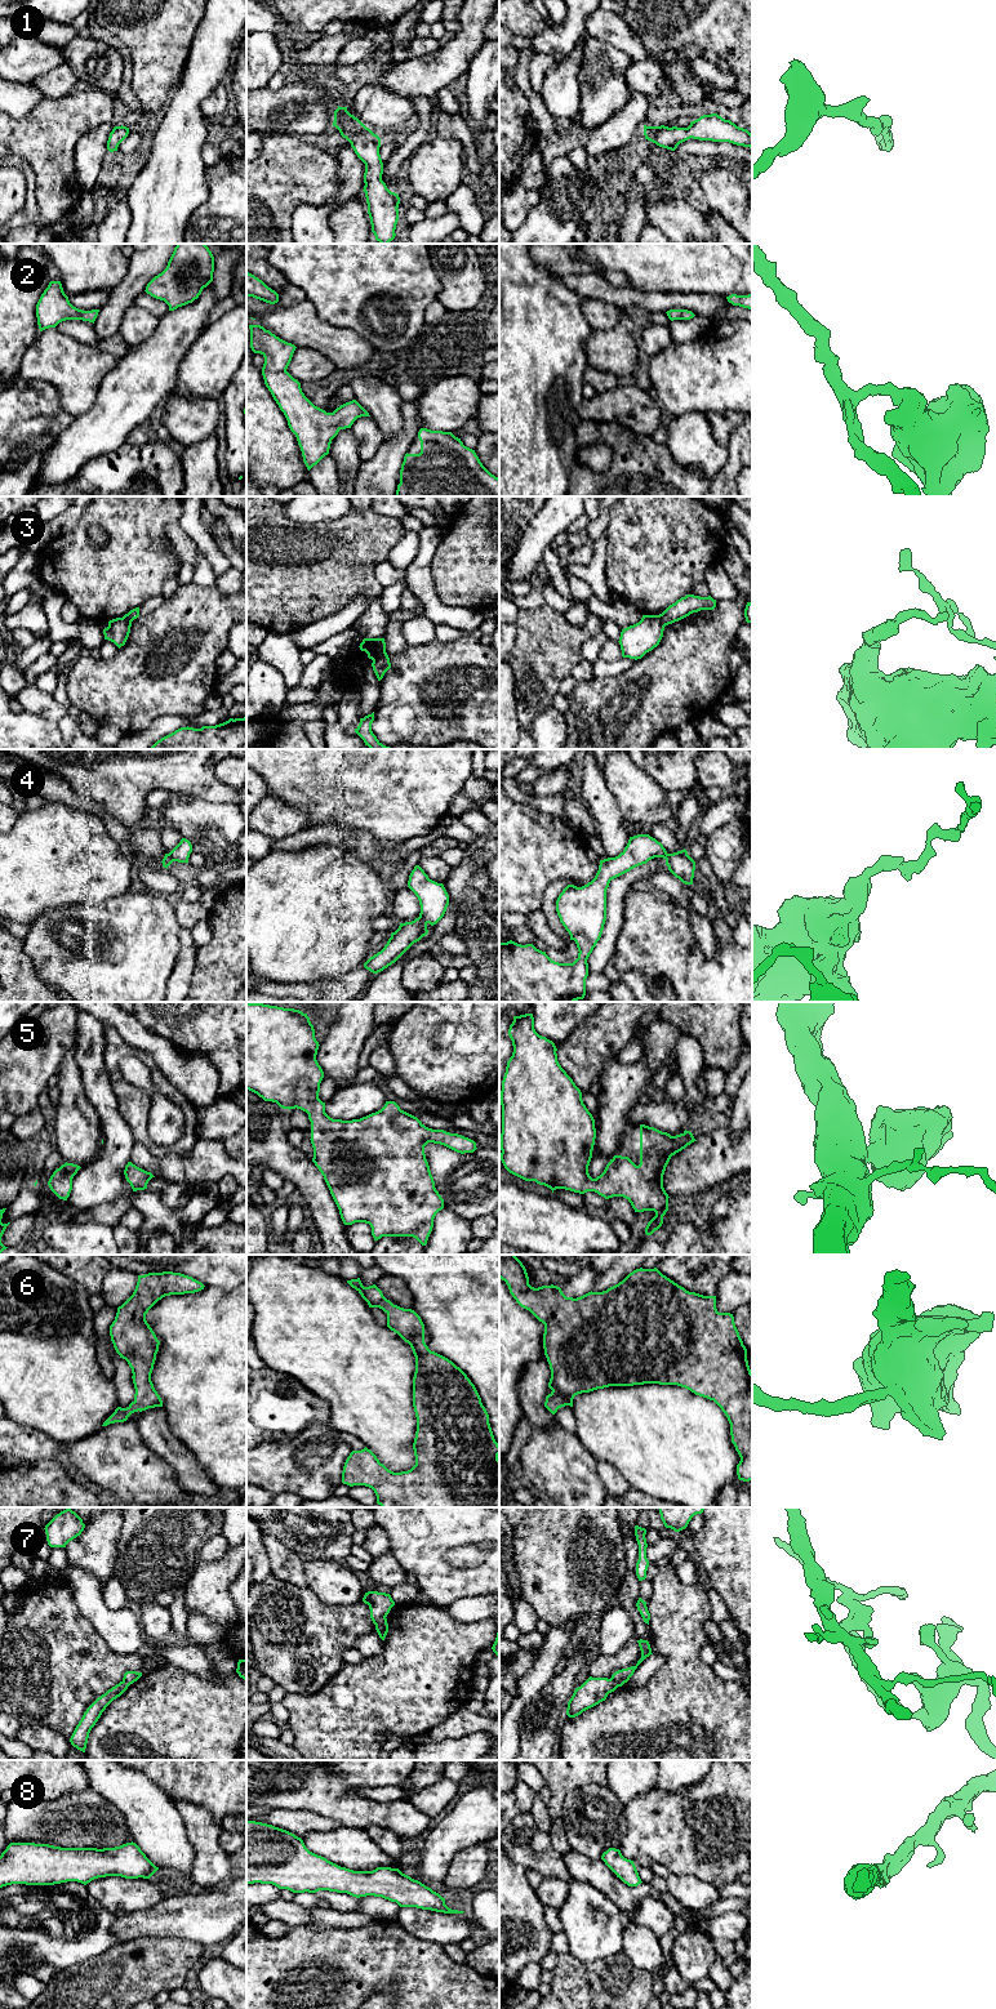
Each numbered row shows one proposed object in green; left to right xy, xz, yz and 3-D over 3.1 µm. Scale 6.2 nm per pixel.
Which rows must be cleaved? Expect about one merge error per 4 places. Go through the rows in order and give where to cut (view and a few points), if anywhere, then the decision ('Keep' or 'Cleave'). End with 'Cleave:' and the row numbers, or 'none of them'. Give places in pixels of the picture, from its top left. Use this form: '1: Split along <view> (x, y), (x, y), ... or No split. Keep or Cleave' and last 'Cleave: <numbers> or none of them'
1: No split. Keep
2: No split. Keep
3: Split along xz (386, 653), (373, 660). Cleave
4: Split along xz (419, 916), (427, 922). Cleave
5: No split. Keep
6: No split. Keep
7: Split along xz (385, 1616), (376, 1625). Cleave
8: No split. Keep
Cleave: 3, 4, 7

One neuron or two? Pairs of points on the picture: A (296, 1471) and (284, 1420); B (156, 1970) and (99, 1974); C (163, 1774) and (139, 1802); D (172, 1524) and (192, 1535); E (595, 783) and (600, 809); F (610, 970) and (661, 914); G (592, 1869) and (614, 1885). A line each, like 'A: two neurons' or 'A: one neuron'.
A: two neurons
B: one neuron
C: two neurons
D: one neuron
E: one neuron
F: two neurons
G: one neuron

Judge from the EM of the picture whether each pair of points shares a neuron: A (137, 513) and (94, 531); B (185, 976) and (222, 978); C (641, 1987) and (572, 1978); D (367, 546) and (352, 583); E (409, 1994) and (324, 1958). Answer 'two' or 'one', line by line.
A: two
B: two
C: one
D: one
E: one

